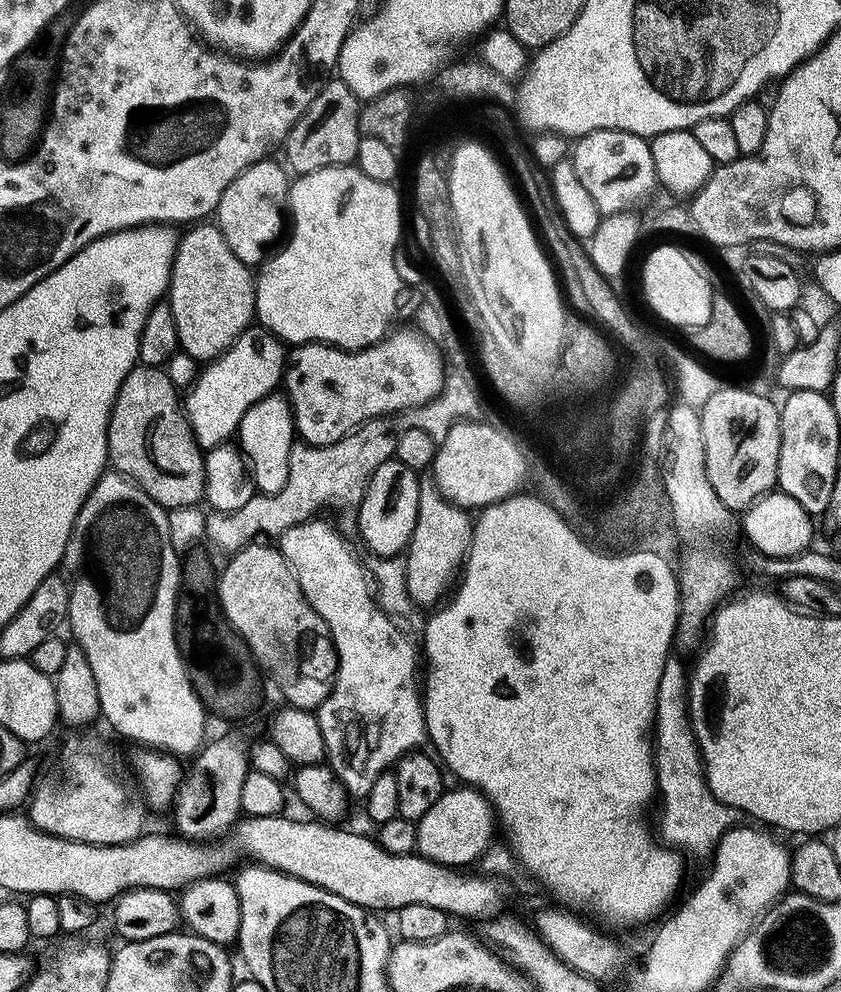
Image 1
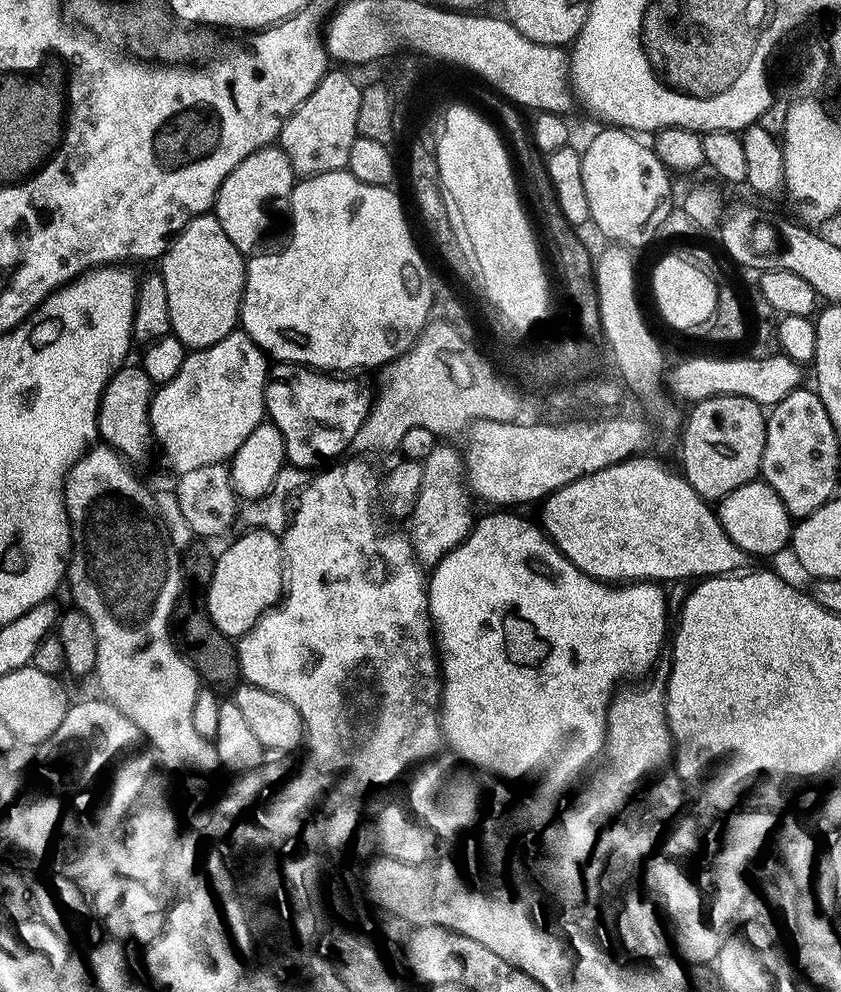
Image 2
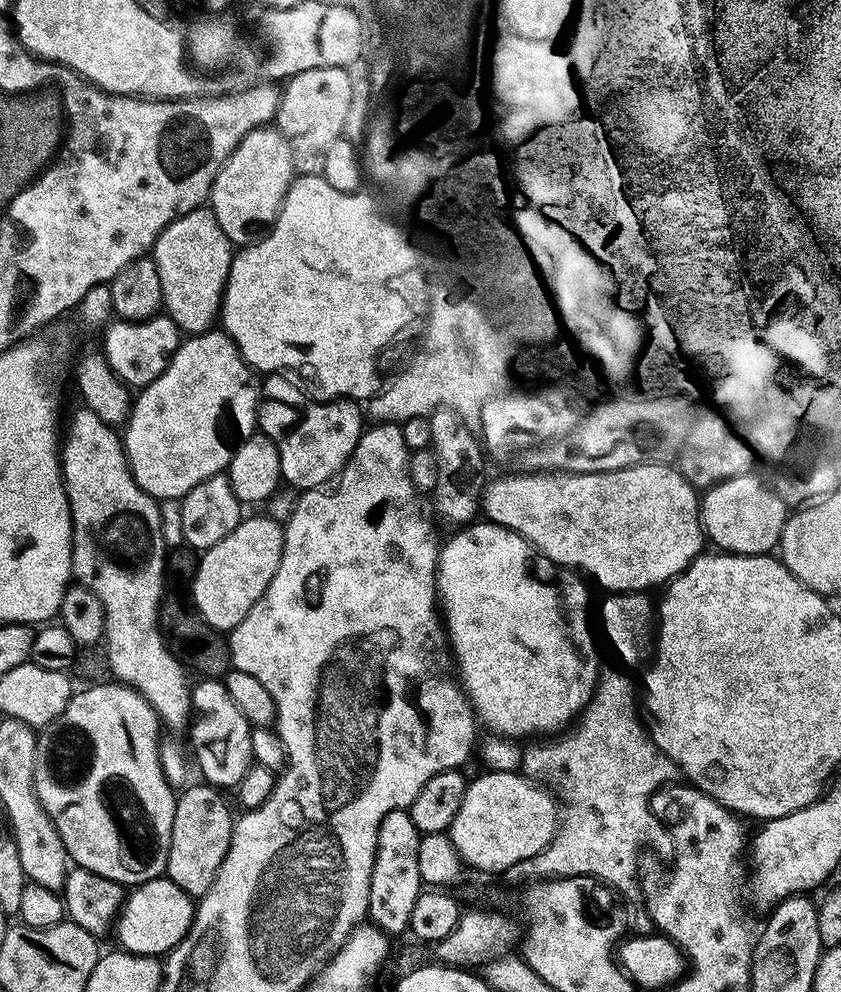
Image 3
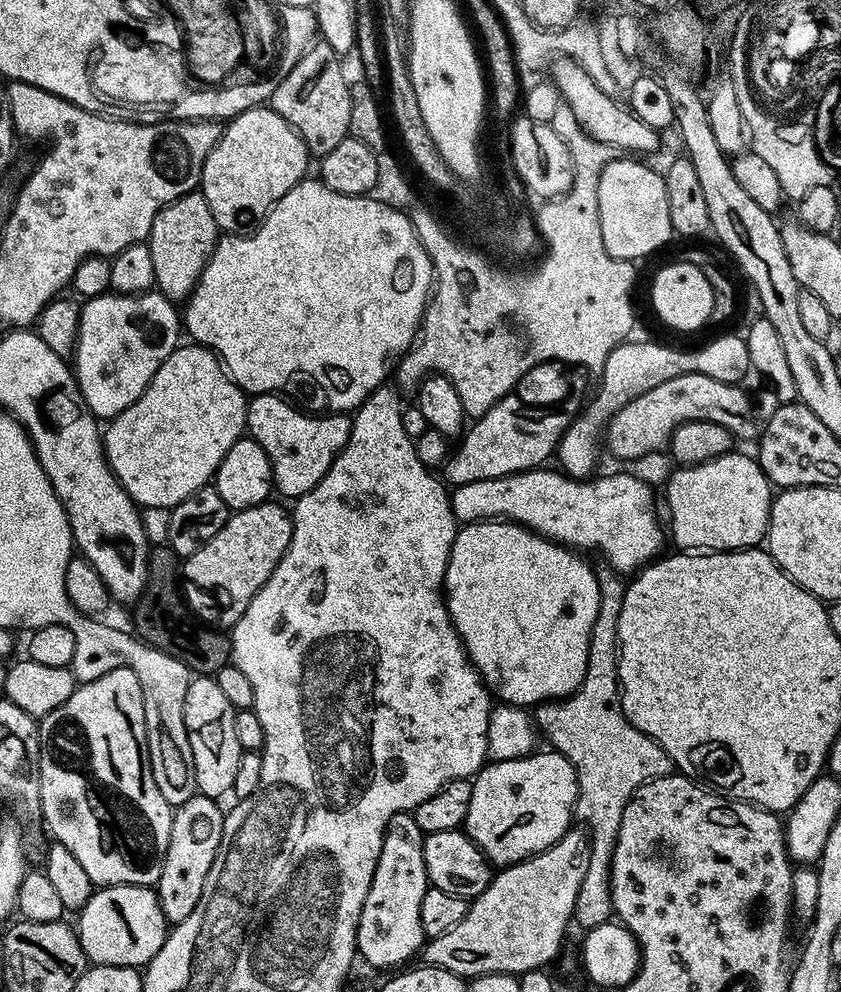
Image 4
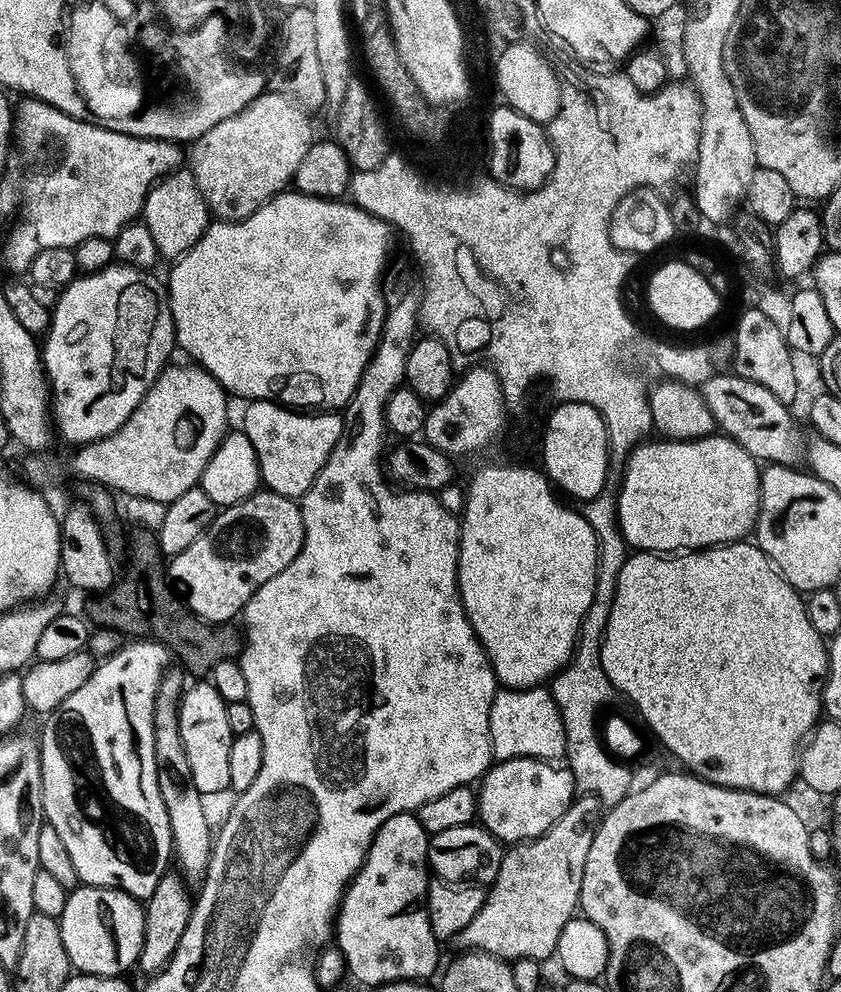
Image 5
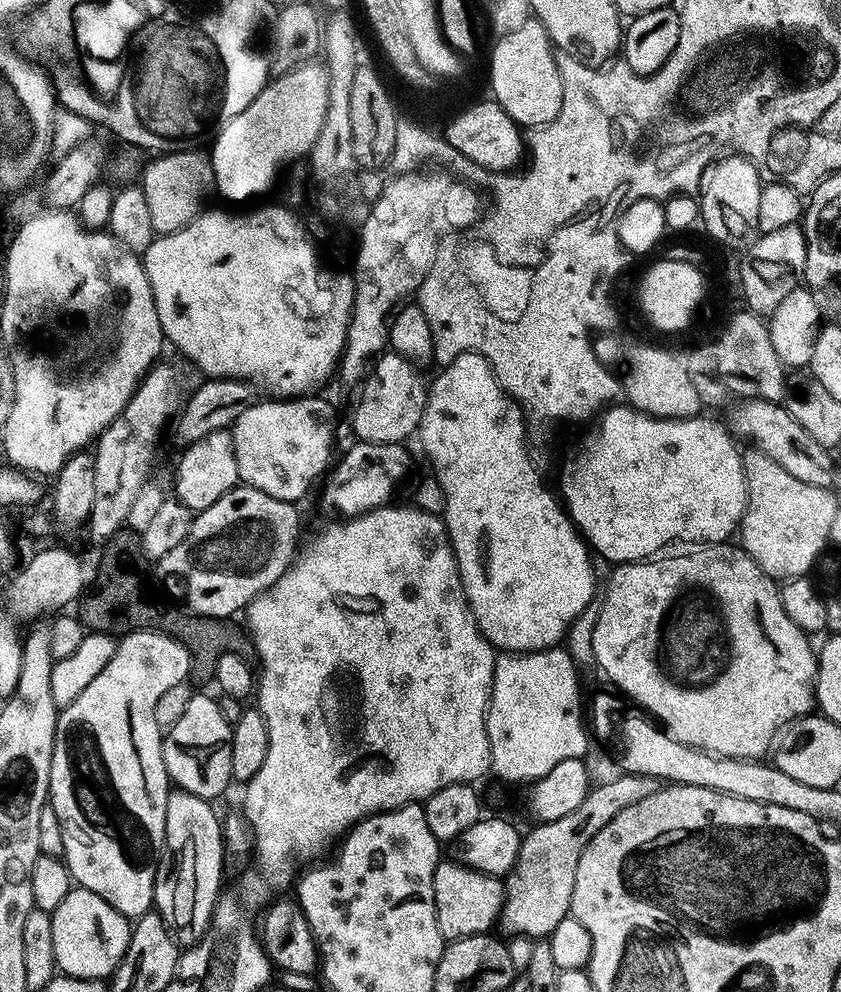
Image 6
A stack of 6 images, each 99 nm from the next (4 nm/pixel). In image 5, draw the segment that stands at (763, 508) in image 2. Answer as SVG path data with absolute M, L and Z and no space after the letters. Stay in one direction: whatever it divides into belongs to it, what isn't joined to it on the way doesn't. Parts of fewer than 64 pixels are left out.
M723 434L701 440L665 440L660 444L641 442L628 454L618 480L617 522L627 547L642 552L676 554L681 550L703 550L721 544L734 544L756 526L760 509L760 473L757 460L742 446Z

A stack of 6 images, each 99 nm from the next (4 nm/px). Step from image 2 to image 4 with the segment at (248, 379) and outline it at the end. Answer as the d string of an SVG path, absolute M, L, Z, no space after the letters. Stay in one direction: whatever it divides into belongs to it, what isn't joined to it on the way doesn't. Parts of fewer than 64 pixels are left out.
M195 342L181 343L168 355L166 362L162 362L162 366L158 366L154 378L146 386L144 393L129 408L122 410L112 417L111 420L107 421L106 427L102 432L104 438L104 457L108 459L108 466L118 478L120 485L127 490L128 497L141 509L150 507L174 509L184 499L190 498L191 495L194 495L200 488L205 487L215 477L218 466L222 462L222 458L226 458L230 446L234 446L234 442L238 442L245 435L248 423L248 402L249 397L233 382L232 377L224 371L224 365L221 364L220 357L216 353Z

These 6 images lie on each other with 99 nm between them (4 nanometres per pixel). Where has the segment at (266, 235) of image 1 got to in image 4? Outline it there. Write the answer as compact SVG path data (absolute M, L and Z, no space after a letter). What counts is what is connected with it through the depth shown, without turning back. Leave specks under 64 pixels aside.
M269 106L250 108L244 113L227 121L220 133L220 141L210 150L206 158L206 166L202 166L202 178L199 191L204 193L210 206L210 214L214 214L217 229L224 234L248 234L259 225L260 221L271 212L284 195L295 184L305 179L310 161L310 153L303 138L296 132L286 118L280 117Z

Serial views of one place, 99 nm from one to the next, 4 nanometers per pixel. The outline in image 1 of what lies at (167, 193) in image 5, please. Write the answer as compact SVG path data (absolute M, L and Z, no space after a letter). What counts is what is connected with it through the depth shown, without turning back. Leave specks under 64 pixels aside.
M200 222L185 232L188 233L185 236L183 233L176 246L176 260L172 263L172 281L168 283L166 303L174 310L174 322L178 322L178 338L183 352L198 362L207 362L224 355L224 351L253 323L256 314L256 281L253 269L243 264L238 254L226 246L224 236L215 223Z

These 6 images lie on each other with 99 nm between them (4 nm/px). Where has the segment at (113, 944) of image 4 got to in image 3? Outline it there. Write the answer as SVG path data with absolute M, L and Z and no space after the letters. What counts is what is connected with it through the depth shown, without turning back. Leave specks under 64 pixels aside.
M167 875L137 884L125 895L114 923L114 935L121 949L139 956L163 957L171 952L190 930L194 900L181 890Z

